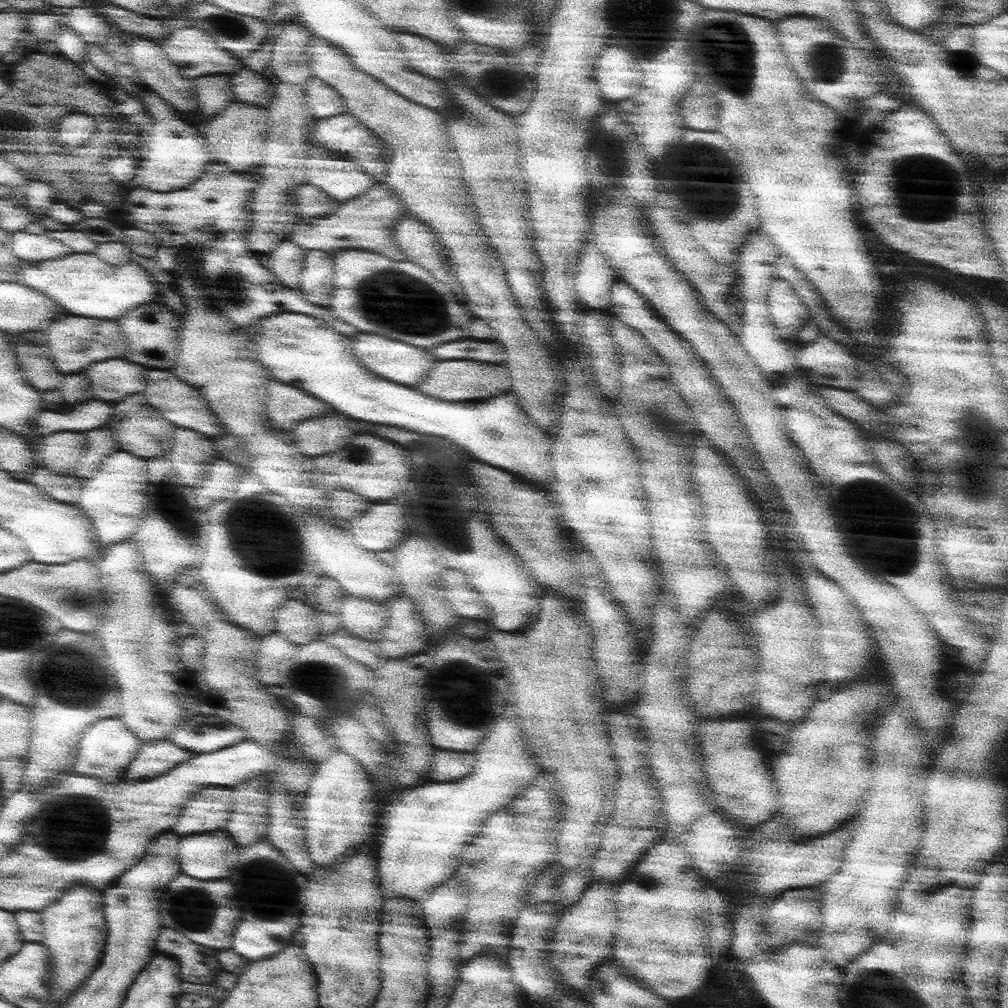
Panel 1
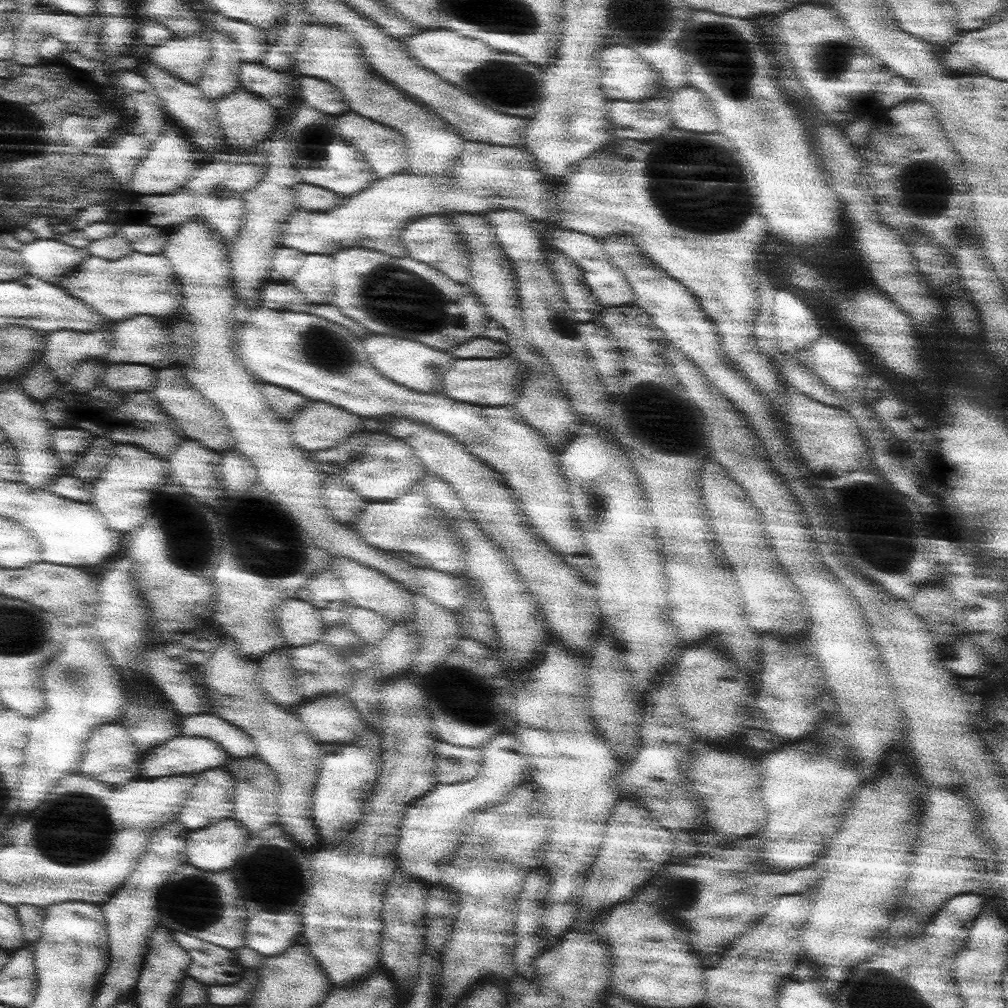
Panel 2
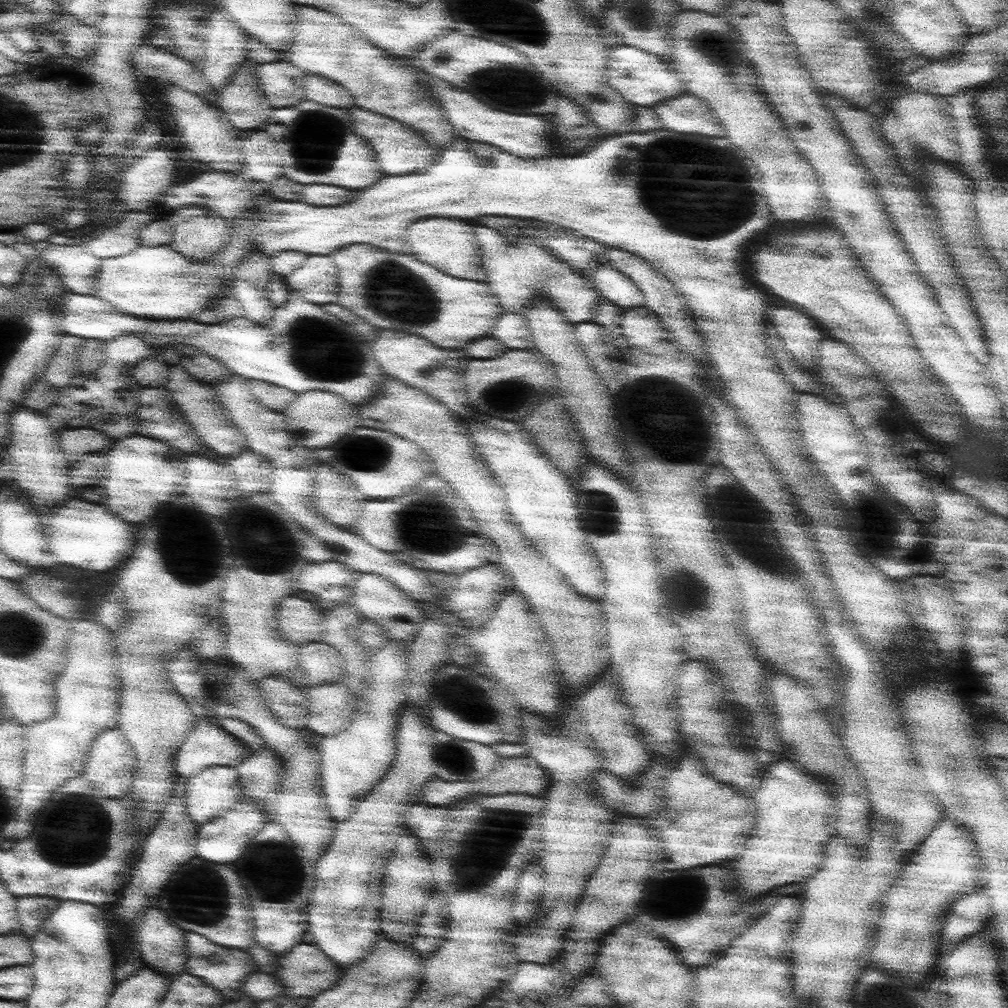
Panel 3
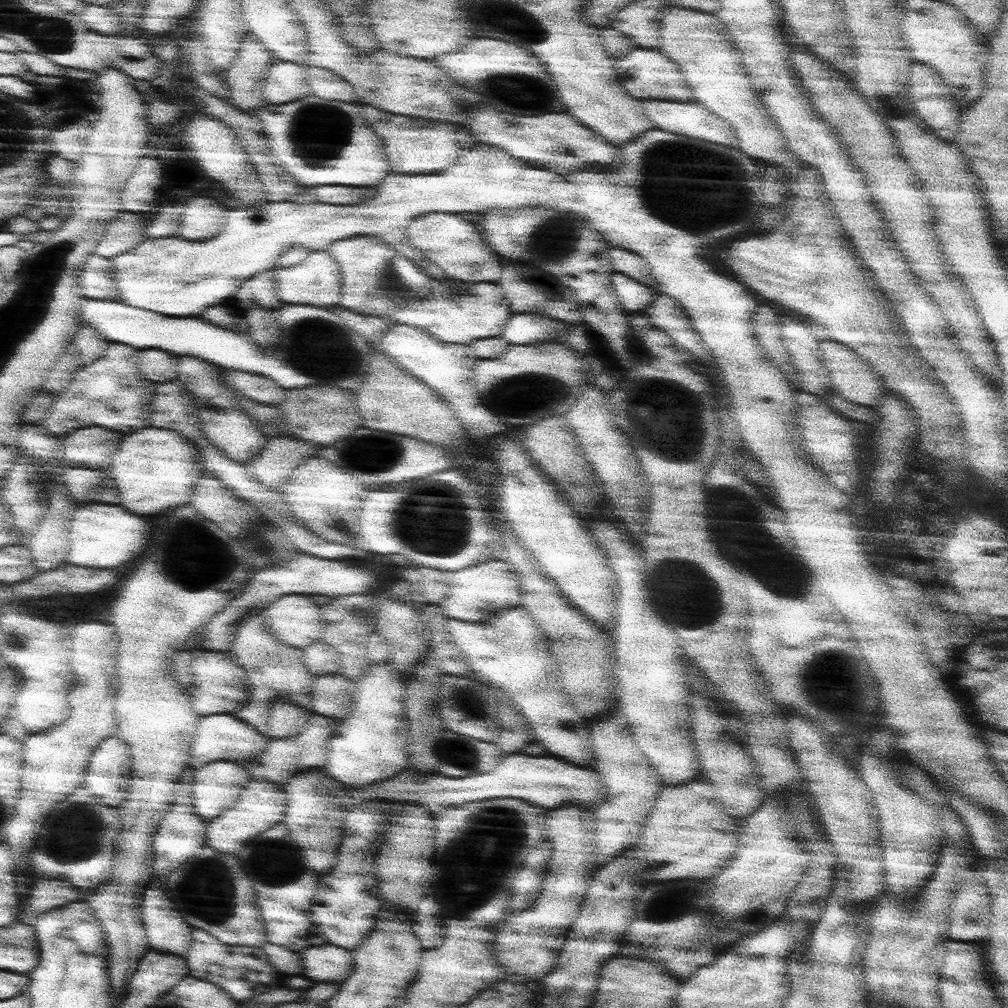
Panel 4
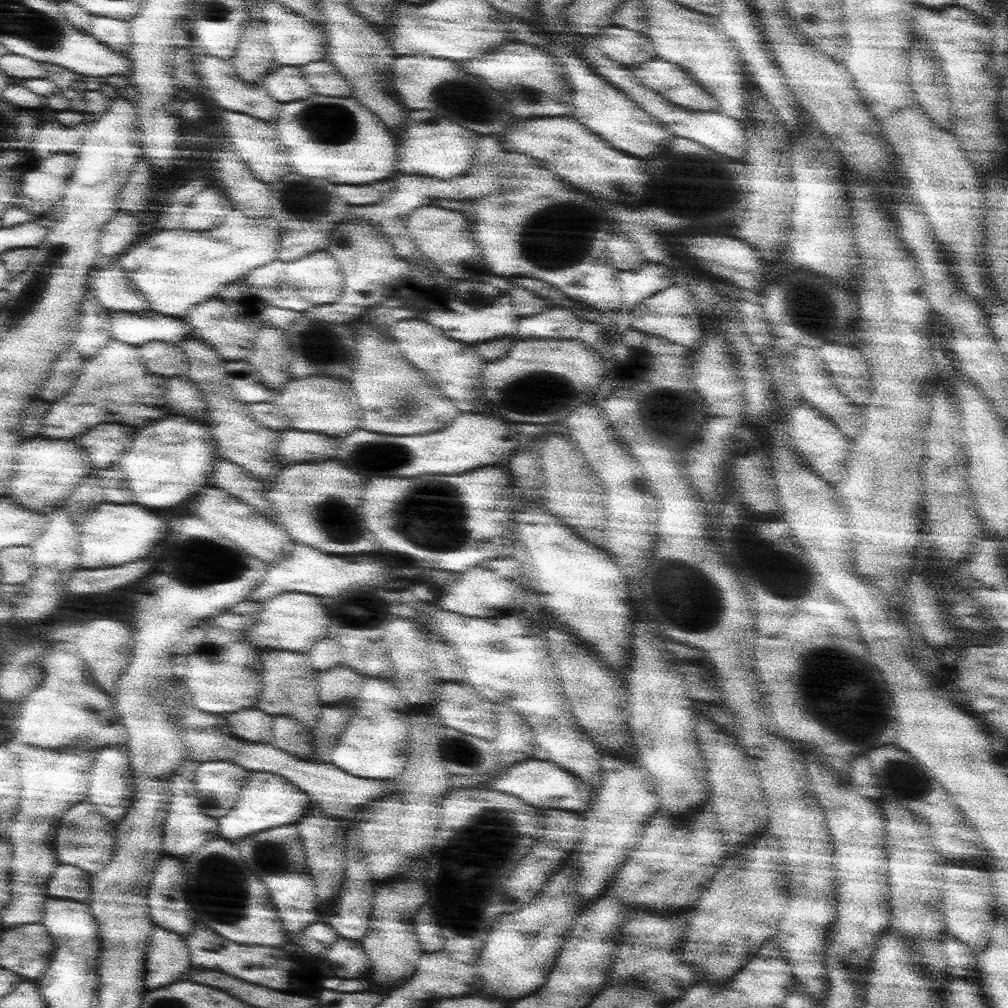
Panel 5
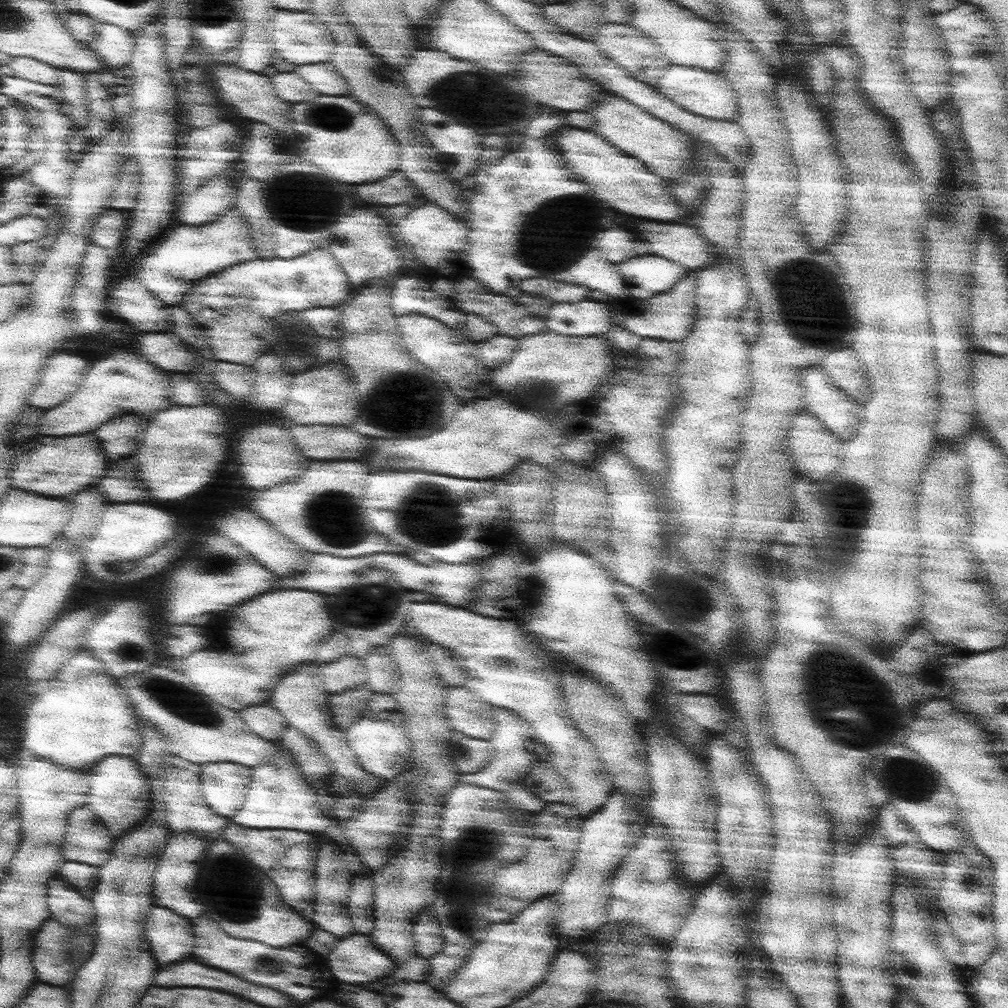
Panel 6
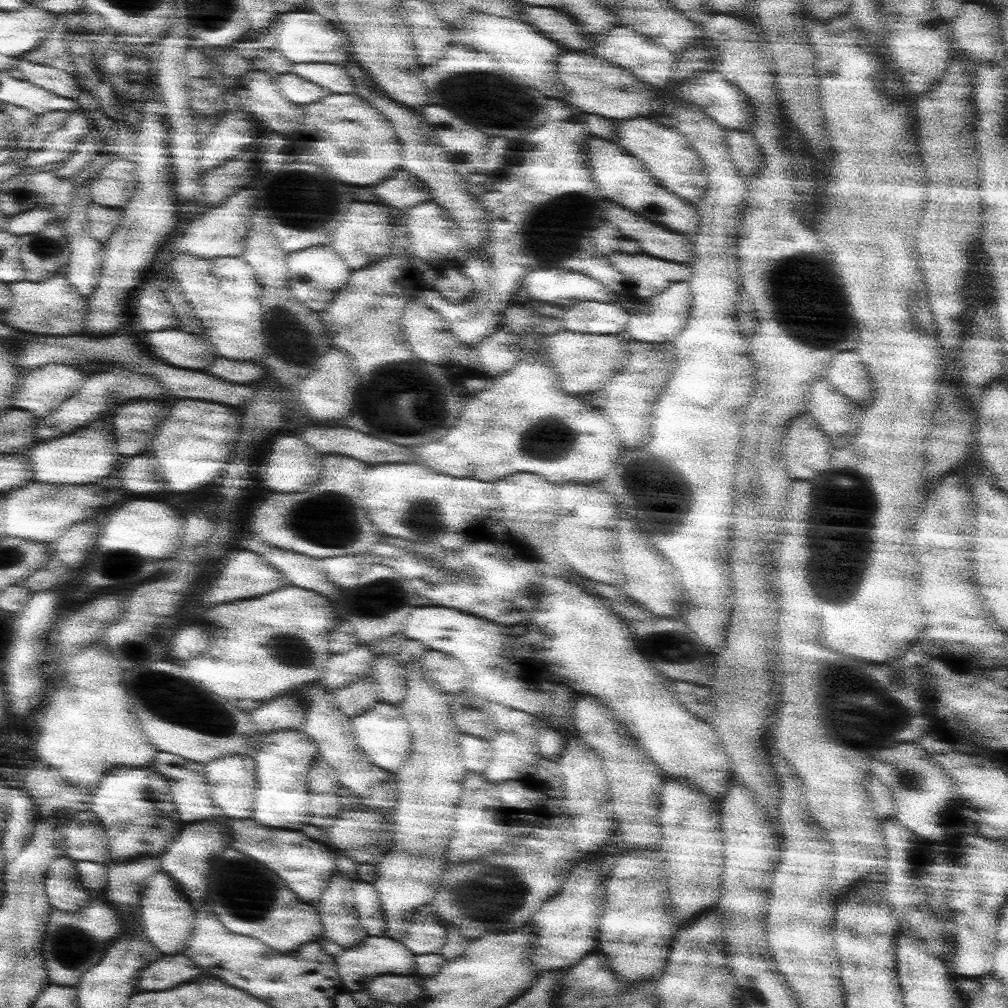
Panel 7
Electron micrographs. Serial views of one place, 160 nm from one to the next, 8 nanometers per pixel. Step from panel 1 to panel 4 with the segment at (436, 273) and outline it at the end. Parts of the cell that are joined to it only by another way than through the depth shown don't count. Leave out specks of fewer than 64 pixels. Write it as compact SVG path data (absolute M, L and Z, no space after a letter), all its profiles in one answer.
M423 214L408 225L408 238L412 246L421 250L426 258L439 266L451 279L462 282L496 283L501 277L502 260L472 222L456 214Z

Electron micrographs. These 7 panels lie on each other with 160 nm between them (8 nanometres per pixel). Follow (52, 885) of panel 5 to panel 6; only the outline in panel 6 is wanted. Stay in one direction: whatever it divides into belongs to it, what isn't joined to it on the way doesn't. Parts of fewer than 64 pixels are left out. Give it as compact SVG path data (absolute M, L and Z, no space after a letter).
M67 861L65 866L62 866L59 879L74 886L75 892L91 900L95 896L94 888L98 886L98 876L98 866Z

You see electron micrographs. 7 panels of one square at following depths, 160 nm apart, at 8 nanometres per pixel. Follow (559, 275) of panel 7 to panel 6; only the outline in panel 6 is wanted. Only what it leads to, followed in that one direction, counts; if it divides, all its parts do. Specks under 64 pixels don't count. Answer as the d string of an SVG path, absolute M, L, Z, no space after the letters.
M525 278L517 284L522 293L540 295L553 300L555 303L580 302L588 299L586 298L588 294L593 294L585 286L549 278Z

